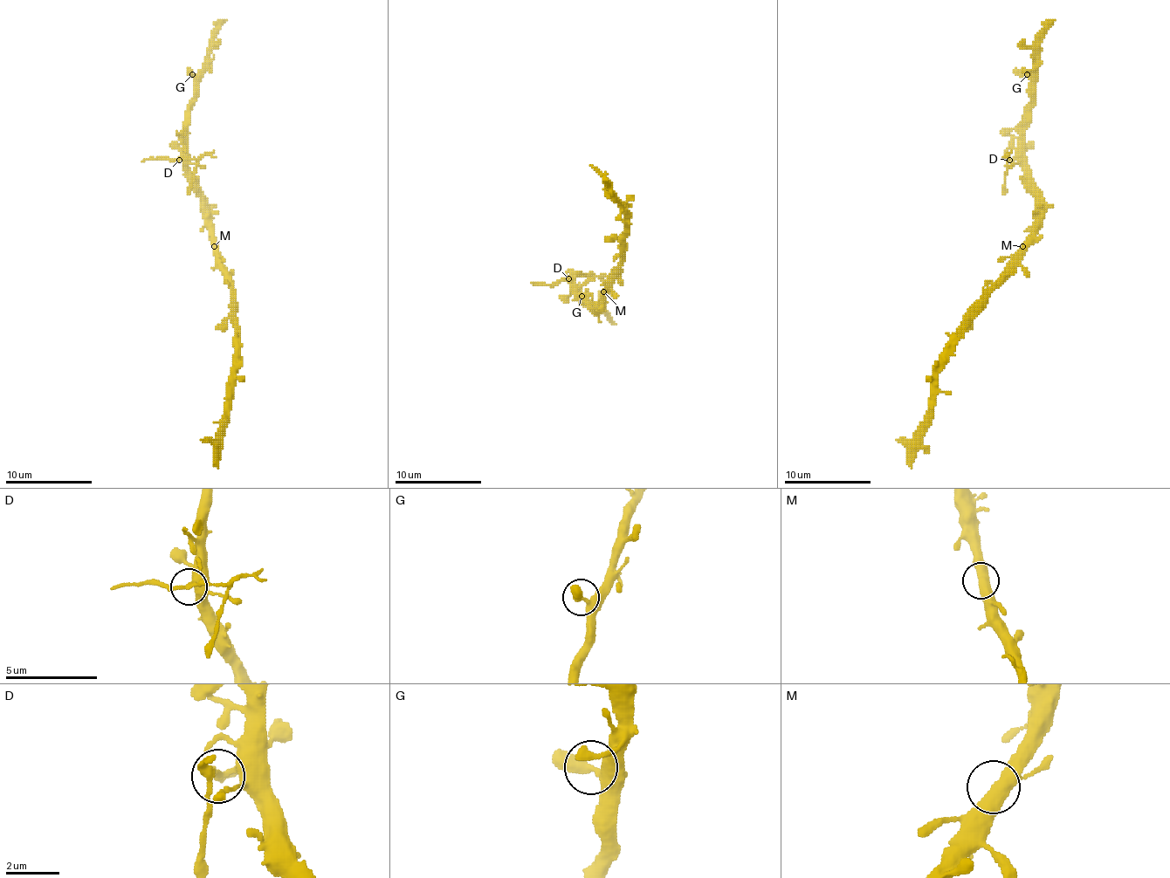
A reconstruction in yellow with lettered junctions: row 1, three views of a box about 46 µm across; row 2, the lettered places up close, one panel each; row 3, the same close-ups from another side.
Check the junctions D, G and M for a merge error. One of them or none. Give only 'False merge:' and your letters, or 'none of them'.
False merge: D

